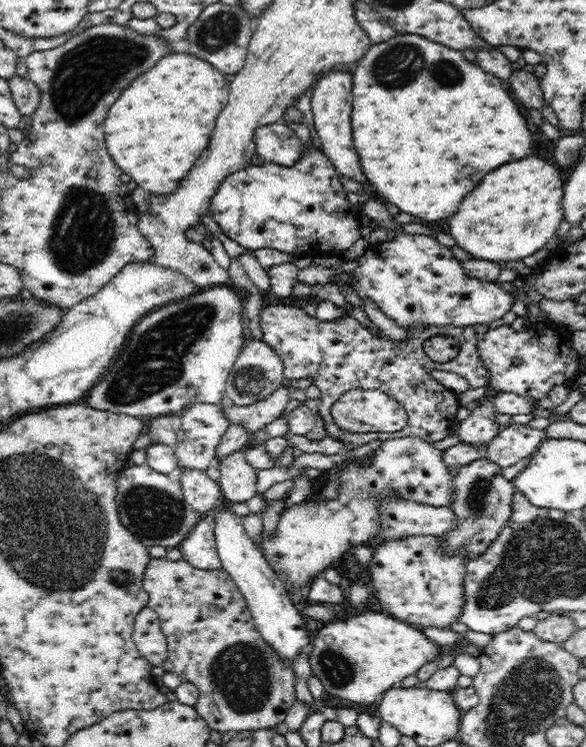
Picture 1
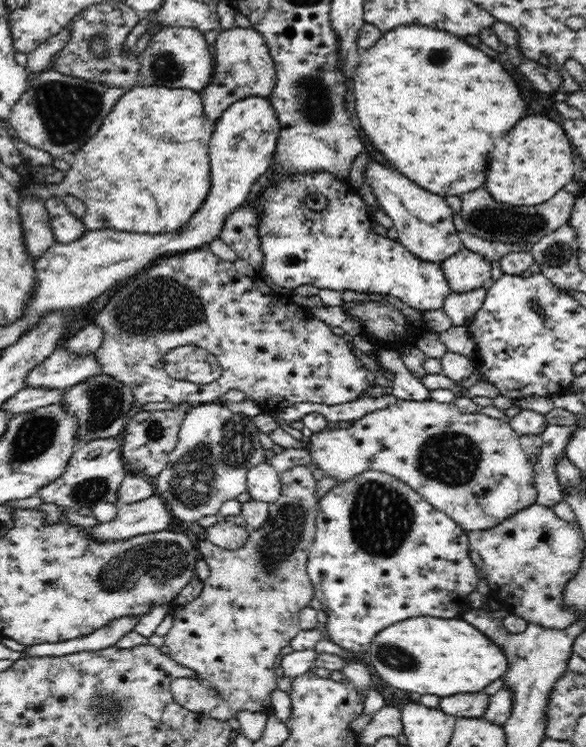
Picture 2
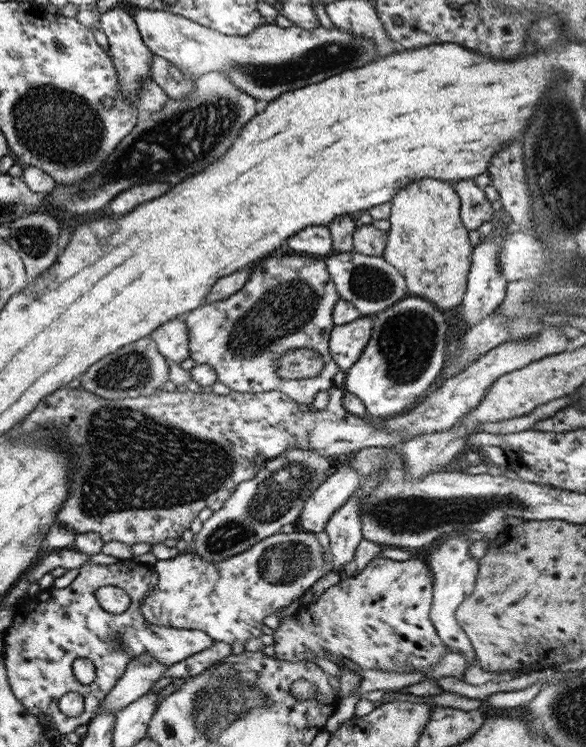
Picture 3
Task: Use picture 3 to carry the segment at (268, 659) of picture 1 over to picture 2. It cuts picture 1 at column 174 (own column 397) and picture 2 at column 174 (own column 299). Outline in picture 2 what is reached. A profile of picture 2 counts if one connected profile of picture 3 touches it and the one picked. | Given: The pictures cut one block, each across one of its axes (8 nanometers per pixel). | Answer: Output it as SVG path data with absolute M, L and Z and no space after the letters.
M294 466L288 470L281 471L281 493L280 496L274 501L269 503L269 515L260 529L254 529L254 532L249 535L248 540L244 546L237 548L237 550L227 550L215 546L214 544L200 539L198 542L197 550L200 552L202 559L206 561L210 574L202 582L202 590L200 594L188 602L186 606L171 606L170 613L172 615L172 628L170 628L168 634L164 637L165 645L170 648L169 658L172 658L177 664L191 669L198 675L206 680L210 686L213 686L219 690L220 694L226 698L227 701L218 701L216 697L212 696L212 693L208 691L208 687L204 683L198 683L194 679L174 679L171 682L171 693L174 700L189 710L190 712L197 713L206 718L214 720L221 720L222 722L230 720L238 716L238 712L259 712L270 714L273 712L272 707L272 692L278 690L278 678L280 677L279 669L276 669L276 662L278 662L278 656L285 653L290 649L290 642L296 634L301 631L300 628L300 611L304 607L308 607L311 600L315 598L315 591L311 583L311 578L307 572L307 561L309 551L315 542L315 530L316 530L316 512L318 510L316 500L314 499L314 490L316 488L316 480L312 475L313 471L307 466Z

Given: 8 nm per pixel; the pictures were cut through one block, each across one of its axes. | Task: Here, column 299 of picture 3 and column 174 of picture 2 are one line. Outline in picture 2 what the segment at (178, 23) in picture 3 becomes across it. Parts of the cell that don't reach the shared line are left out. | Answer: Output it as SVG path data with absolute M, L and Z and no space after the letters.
M164 28L150 37L148 46L140 56L140 74L146 76L146 84L151 86L190 88L201 92L214 76L215 60L212 57L204 33L198 28Z

